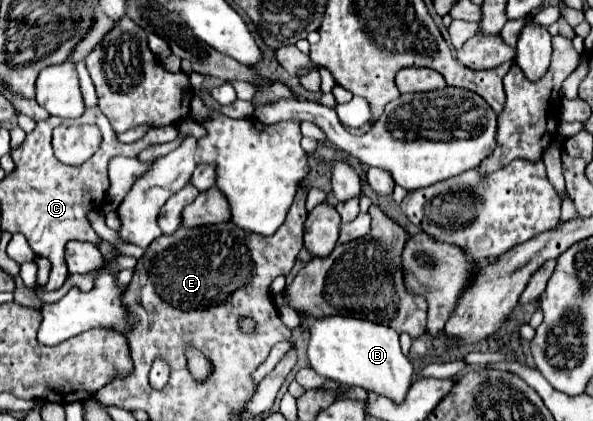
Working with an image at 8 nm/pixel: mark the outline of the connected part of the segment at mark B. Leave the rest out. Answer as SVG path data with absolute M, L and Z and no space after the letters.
M330 316L314 320L310 324L310 334L312 338L308 344L308 358L310 366L320 376L338 380L348 386L360 386L376 396L390 398L394 404L404 402L416 372L412 358L400 350L396 330L360 318Z

